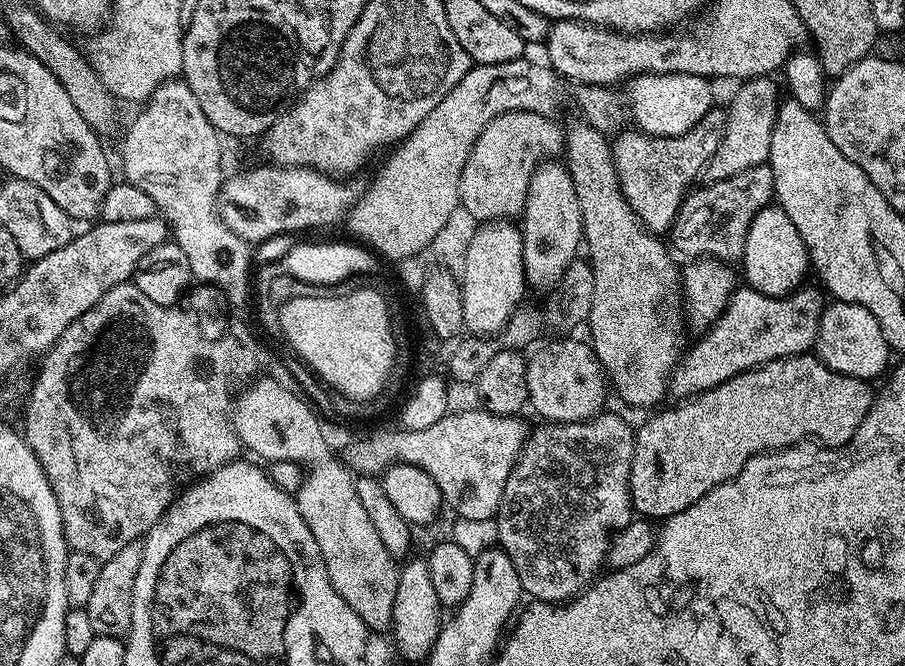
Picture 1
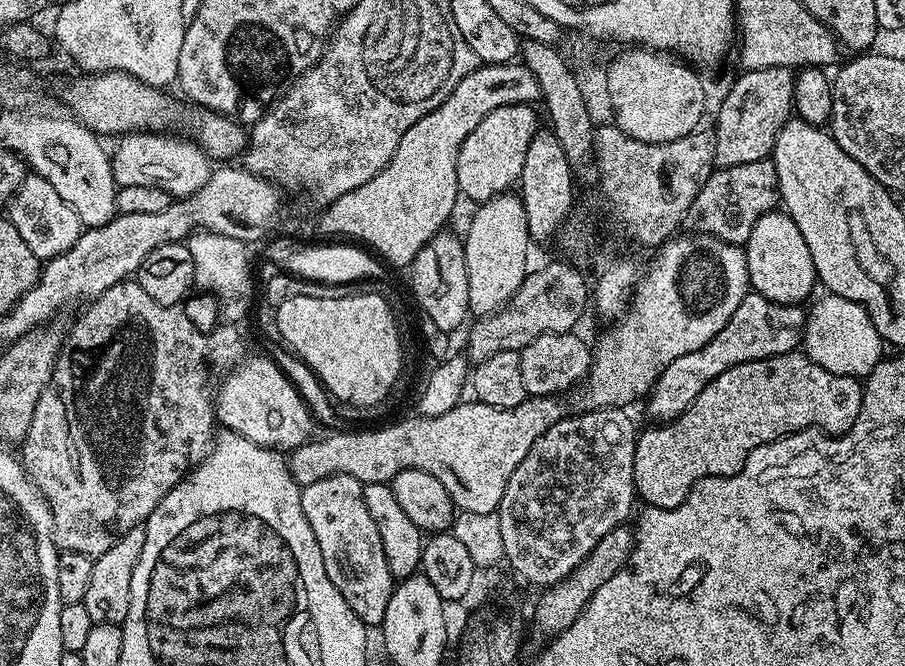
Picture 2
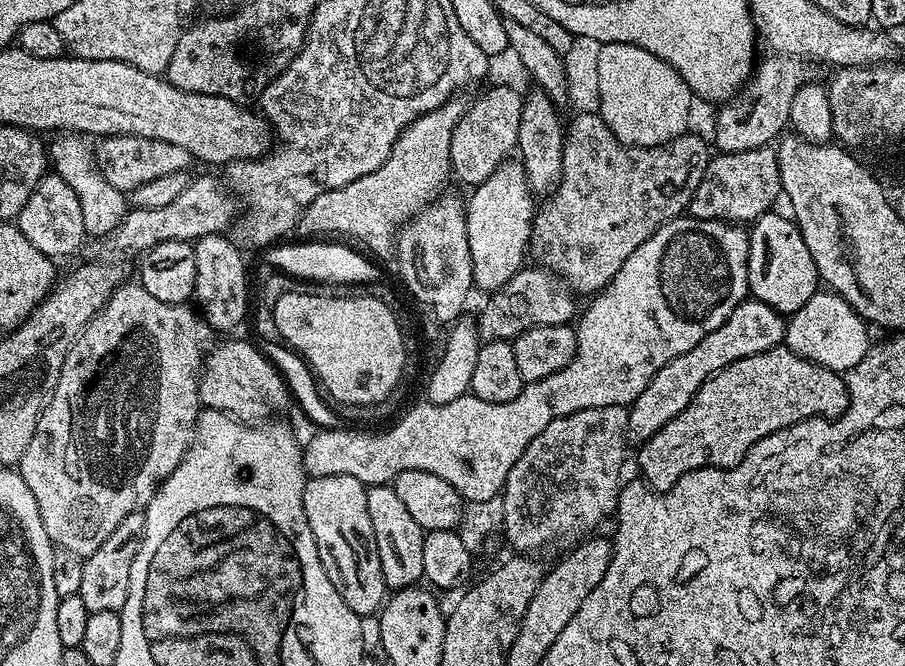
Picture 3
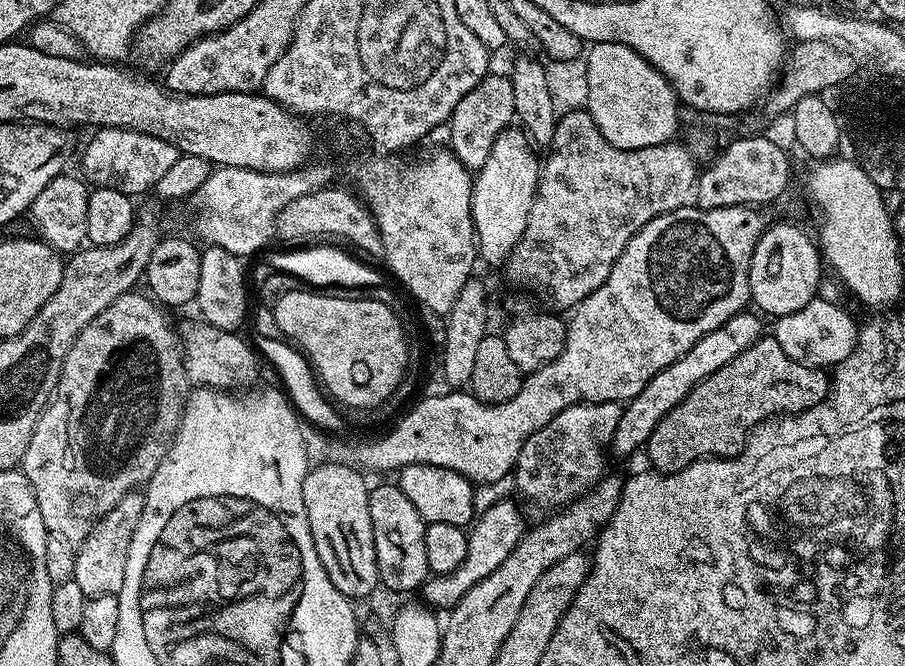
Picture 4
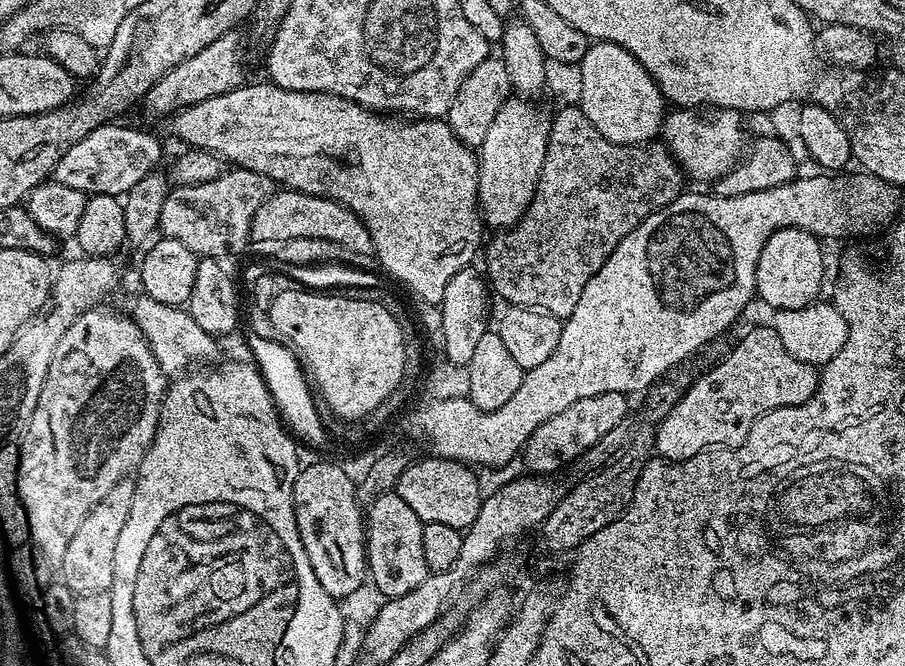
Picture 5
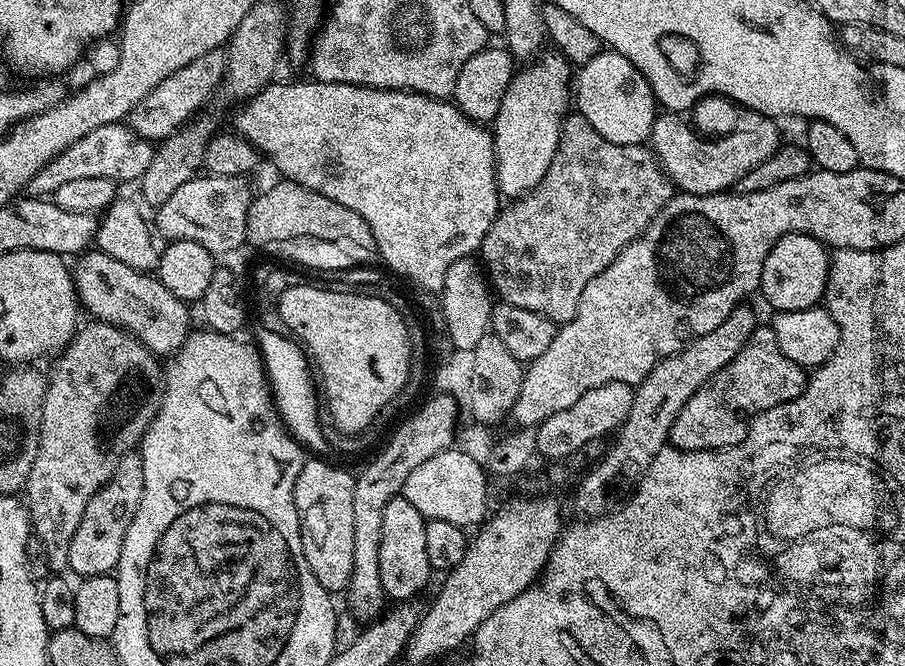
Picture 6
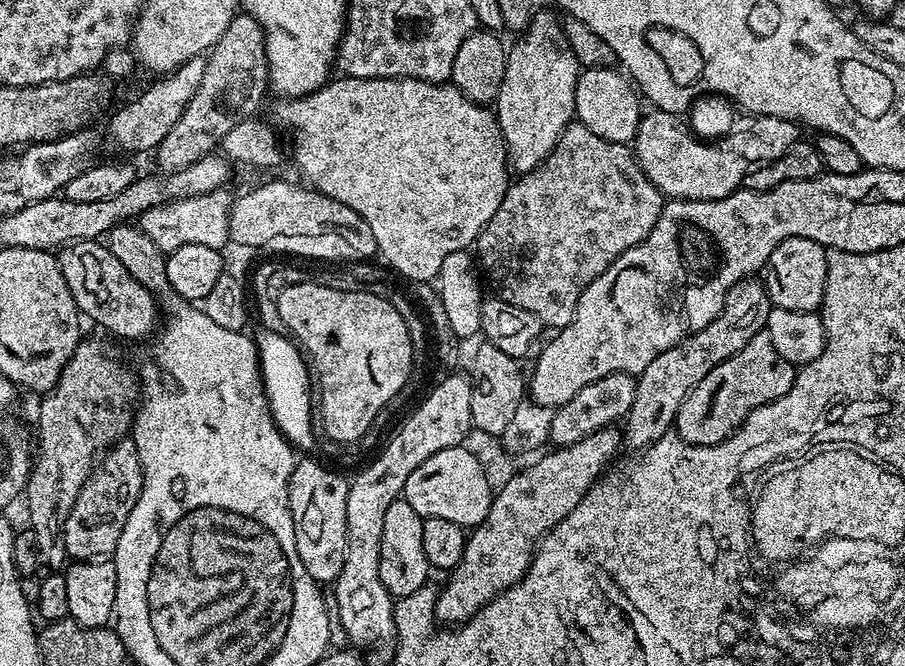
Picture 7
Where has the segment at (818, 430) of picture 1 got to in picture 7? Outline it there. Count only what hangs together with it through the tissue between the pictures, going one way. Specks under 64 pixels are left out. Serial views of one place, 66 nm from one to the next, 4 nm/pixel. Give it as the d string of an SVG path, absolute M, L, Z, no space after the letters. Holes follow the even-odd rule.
M767 330L754 334L754 338L750 342L746 342L746 346L742 346L742 350L738 350L738 354L734 354L730 358L726 358L726 362L714 366L714 370L710 370L710 374L706 374L706 378L702 378L702 382L698 382L698 386L694 386L694 390L690 390L686 402L682 402L676 415L675 435L681 436L687 444L697 444L698 446L714 446L718 442L722 442L740 427L740 423L751 412L758 410L758 406L766 406L770 402L782 398L782 394L786 394L786 390L790 390L790 386L794 386L797 371L797 365L786 362L786 358L782 358L782 354L778 354L778 350L774 350L774 342L770 342L770 334Z

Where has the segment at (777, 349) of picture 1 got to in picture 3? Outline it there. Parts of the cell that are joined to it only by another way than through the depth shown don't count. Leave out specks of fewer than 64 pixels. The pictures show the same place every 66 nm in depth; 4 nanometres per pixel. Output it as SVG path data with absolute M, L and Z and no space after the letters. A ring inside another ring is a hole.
M745 298L737 308L726 318L718 330L706 334L694 350L686 350L686 354L678 354L654 378L650 378L650 386L638 394L638 398L628 408L628 443L632 446L639 446L647 442L651 436L658 434L670 418L678 418L686 406L698 394L703 384L721 372L726 366L738 362L742 358L750 358L750 354L765 352L771 348L779 348L784 344L784 330L786 320L781 313L775 312L766 302L755 298Z

